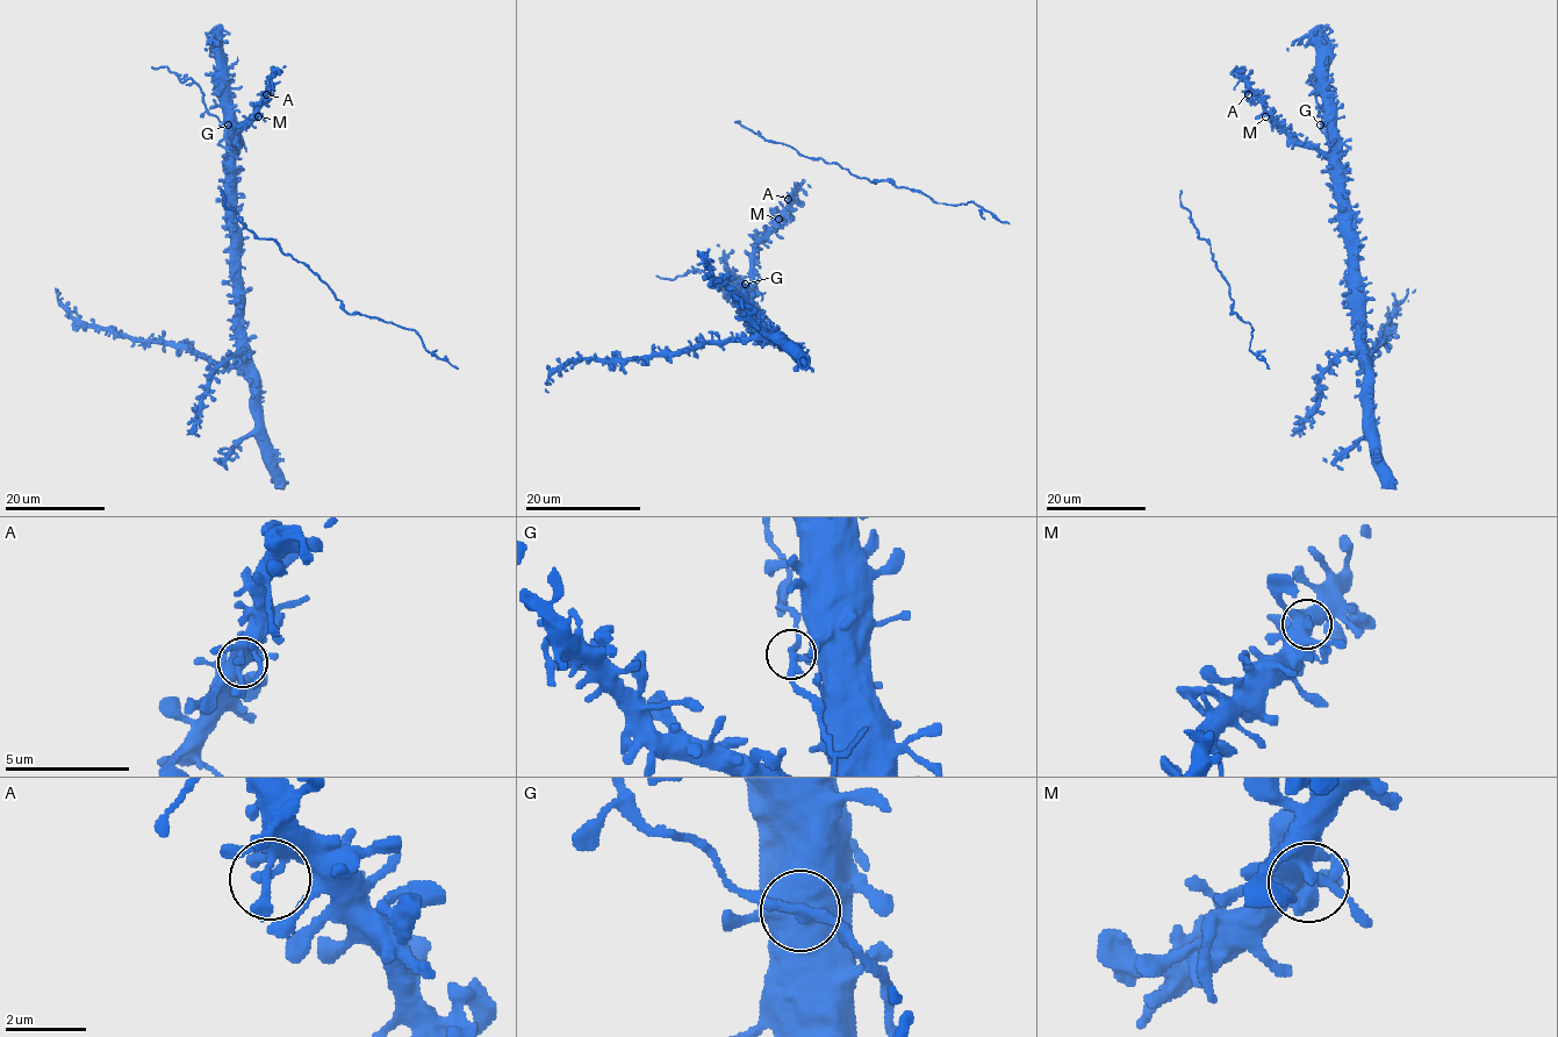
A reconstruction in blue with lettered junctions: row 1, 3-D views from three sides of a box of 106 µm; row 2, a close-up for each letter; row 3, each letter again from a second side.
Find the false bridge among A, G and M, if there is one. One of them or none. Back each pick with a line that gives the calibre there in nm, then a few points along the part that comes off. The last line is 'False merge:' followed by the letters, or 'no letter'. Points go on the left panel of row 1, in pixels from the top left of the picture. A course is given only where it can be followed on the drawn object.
G: Thickness 240 nm
False merge: G

